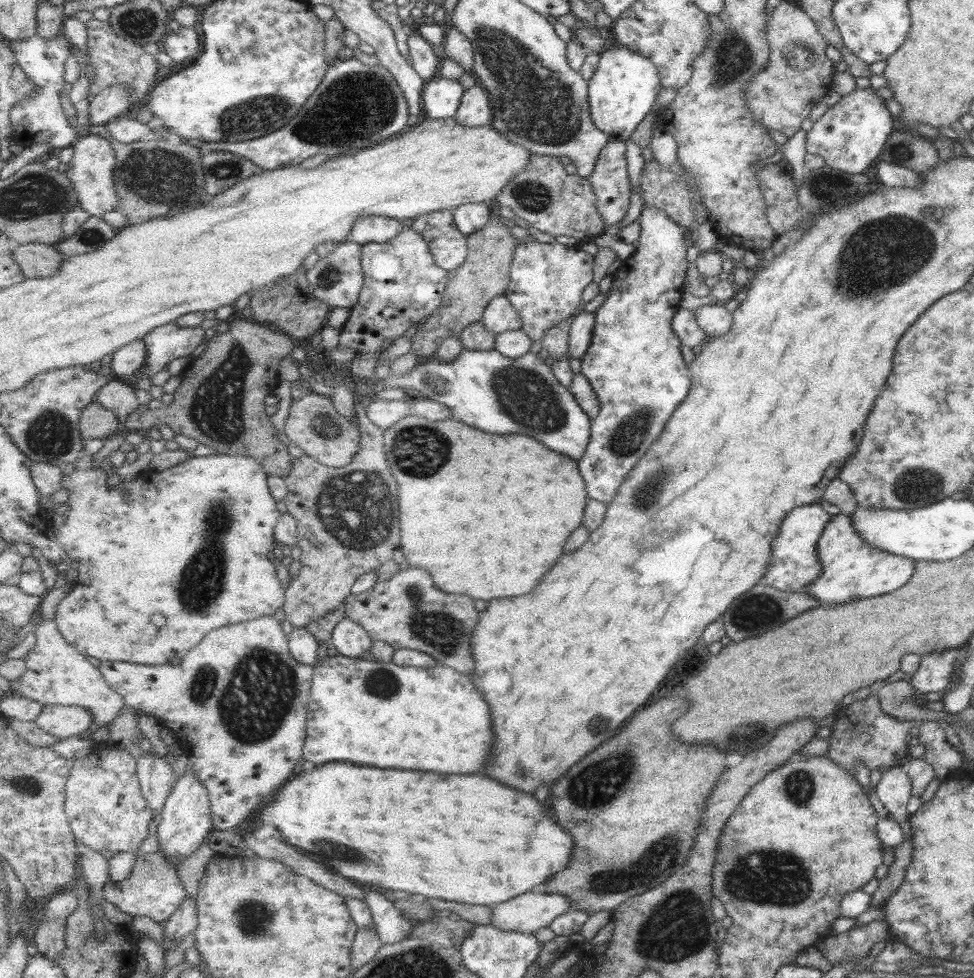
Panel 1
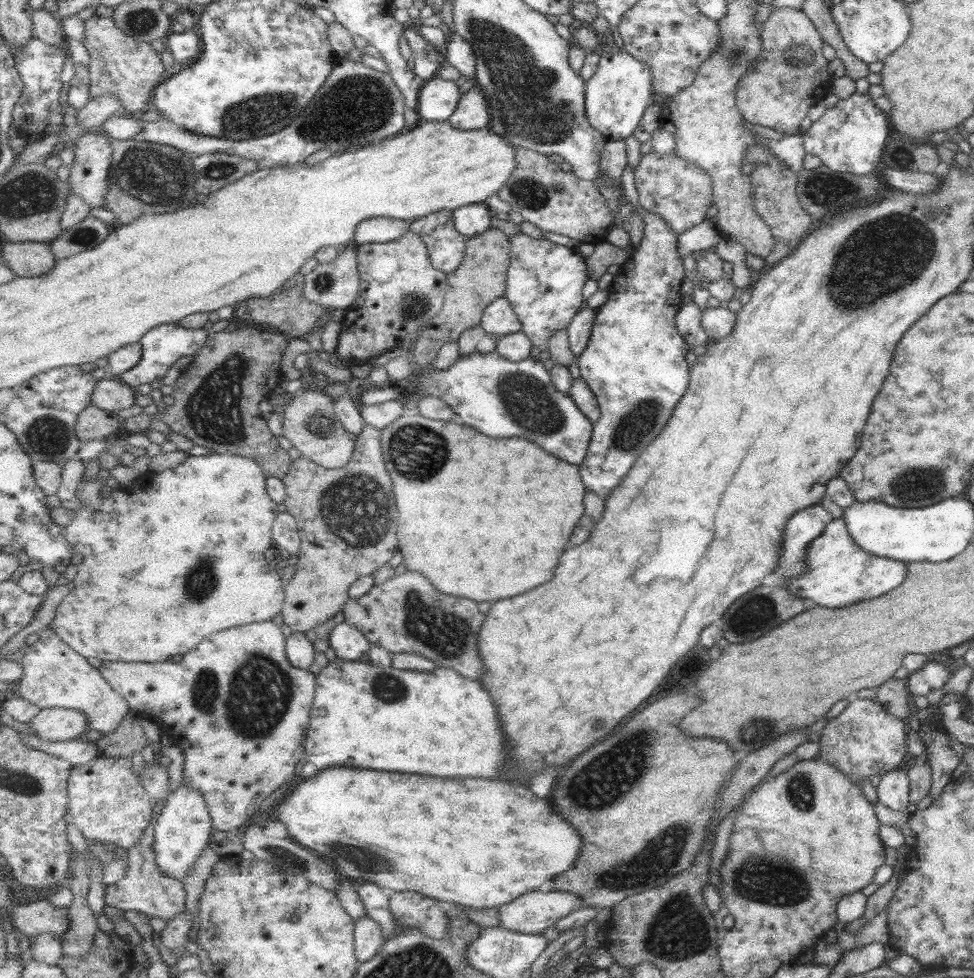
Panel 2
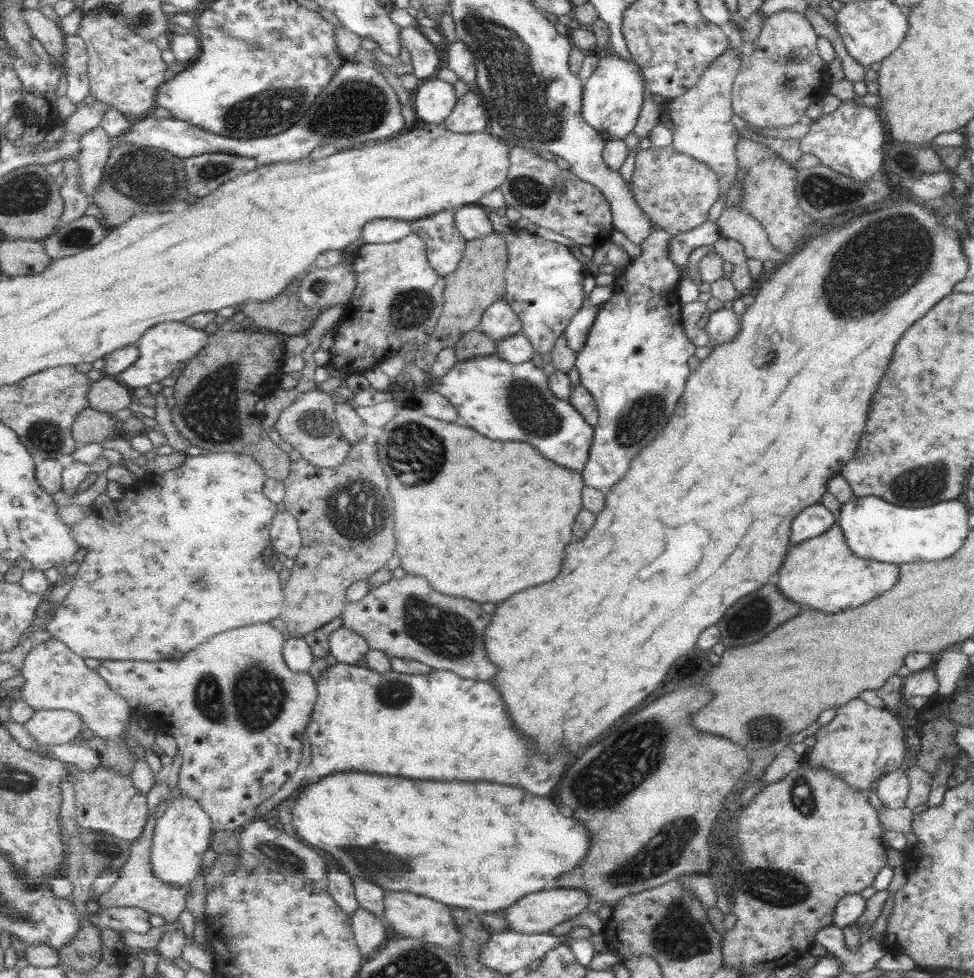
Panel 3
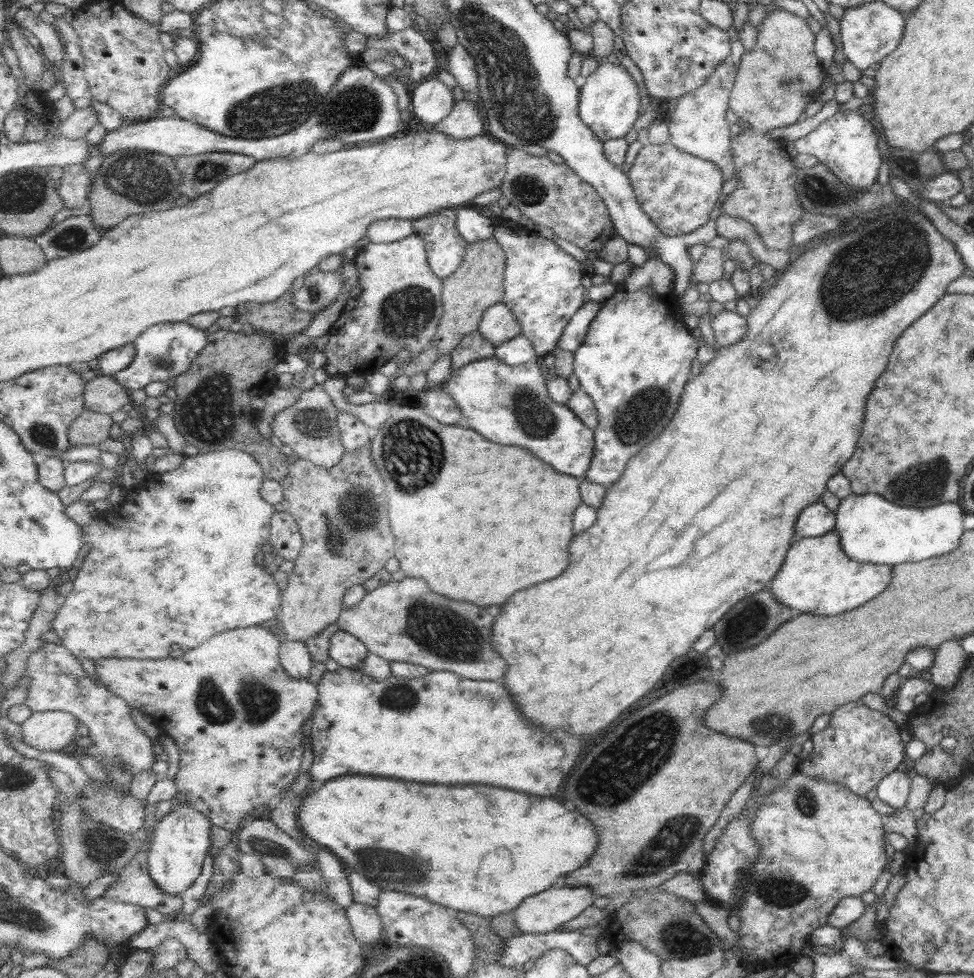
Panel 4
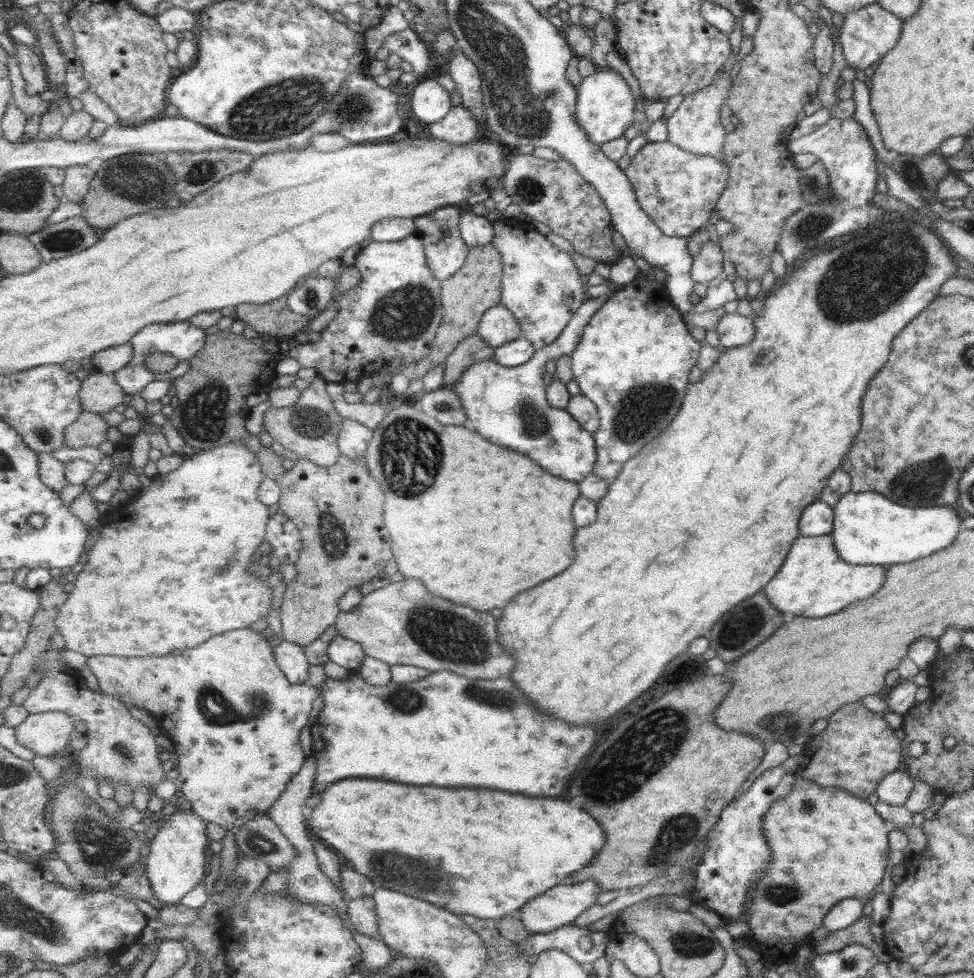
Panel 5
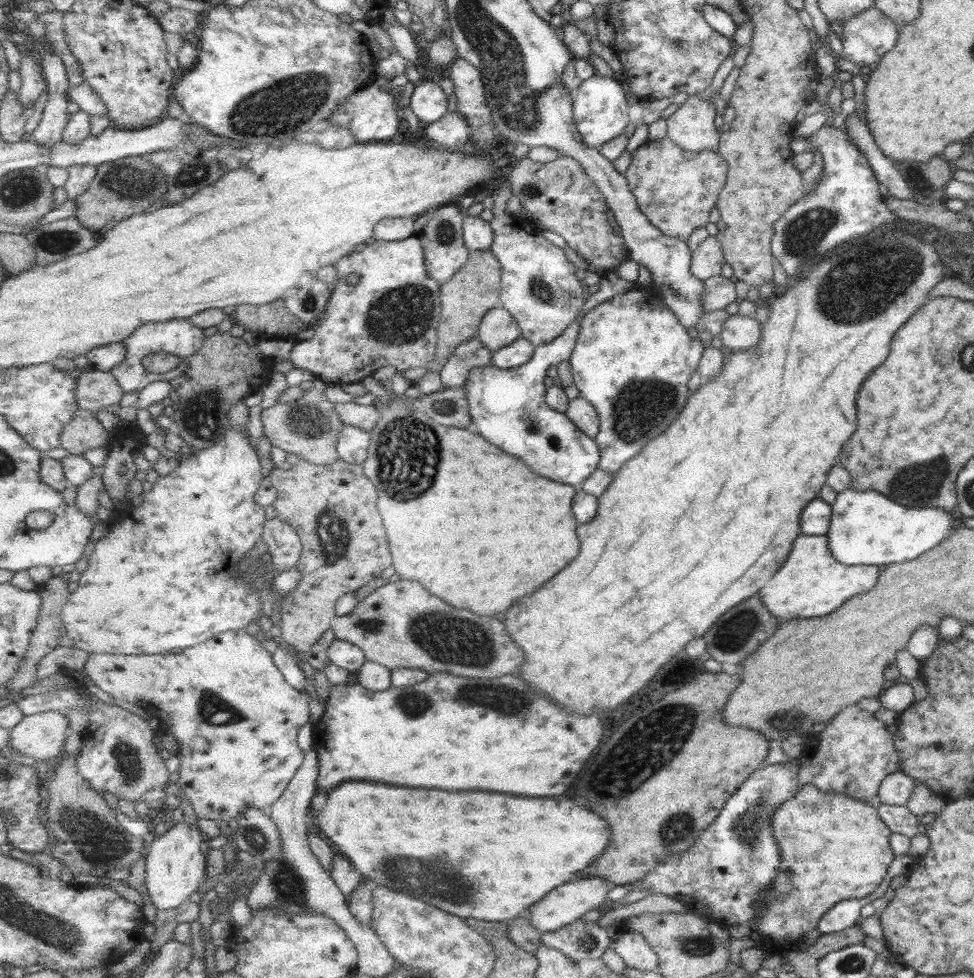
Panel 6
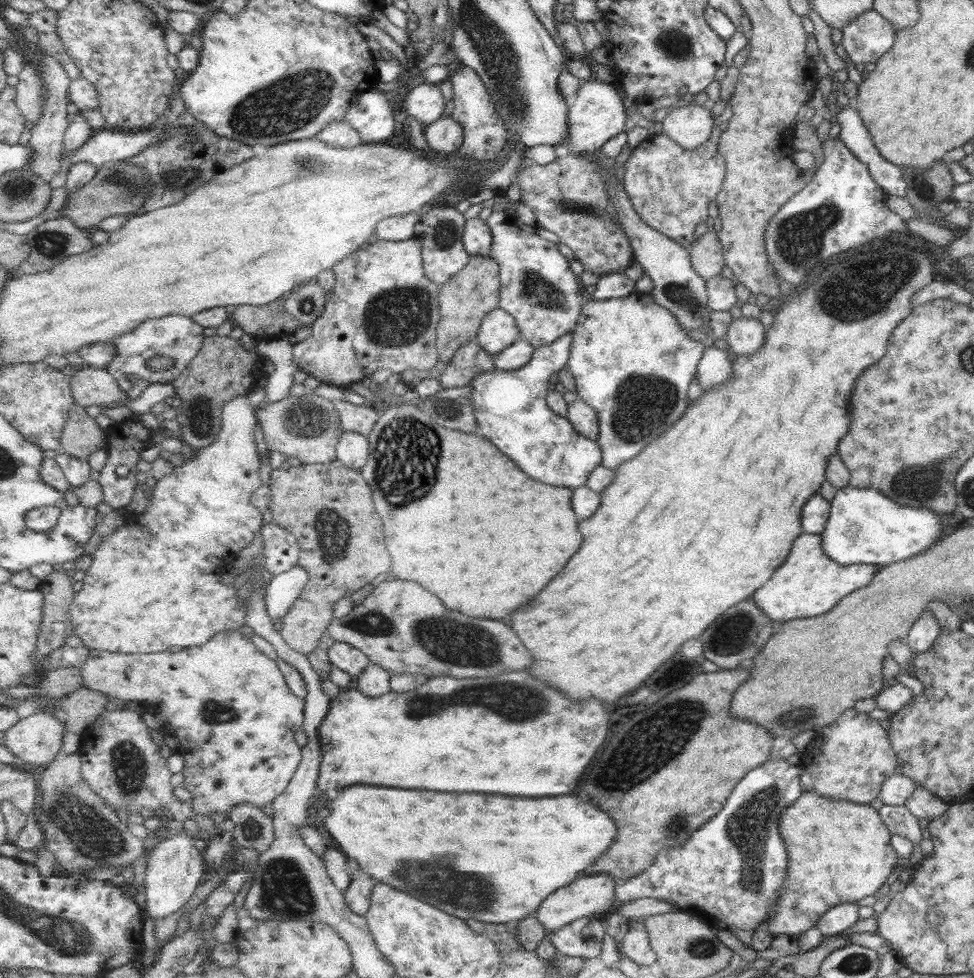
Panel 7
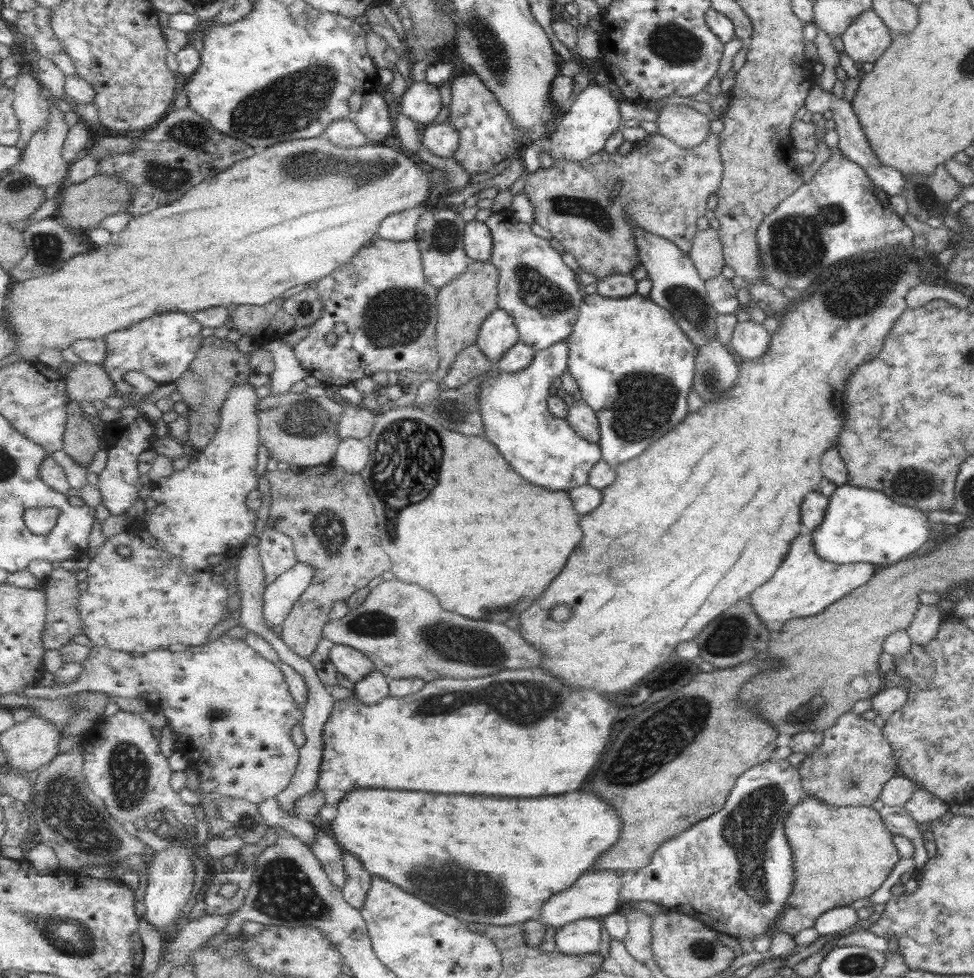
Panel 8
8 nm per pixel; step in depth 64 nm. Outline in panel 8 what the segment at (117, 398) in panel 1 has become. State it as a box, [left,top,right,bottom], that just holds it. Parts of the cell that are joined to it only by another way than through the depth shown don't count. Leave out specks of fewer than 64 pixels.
[66,362,118,408]

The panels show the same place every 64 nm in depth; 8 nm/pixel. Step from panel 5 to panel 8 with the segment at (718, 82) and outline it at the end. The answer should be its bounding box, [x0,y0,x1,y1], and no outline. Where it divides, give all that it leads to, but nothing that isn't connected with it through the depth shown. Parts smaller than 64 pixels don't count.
[656,105,710,148]

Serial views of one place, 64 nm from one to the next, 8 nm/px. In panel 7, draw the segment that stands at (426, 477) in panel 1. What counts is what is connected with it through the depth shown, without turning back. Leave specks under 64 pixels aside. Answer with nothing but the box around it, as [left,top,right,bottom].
[362,402,583,620]

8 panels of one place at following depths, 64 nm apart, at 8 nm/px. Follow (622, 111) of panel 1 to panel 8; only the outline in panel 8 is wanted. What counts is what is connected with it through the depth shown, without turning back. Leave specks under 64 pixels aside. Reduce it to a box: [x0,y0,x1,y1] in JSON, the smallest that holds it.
[546,80,624,161]

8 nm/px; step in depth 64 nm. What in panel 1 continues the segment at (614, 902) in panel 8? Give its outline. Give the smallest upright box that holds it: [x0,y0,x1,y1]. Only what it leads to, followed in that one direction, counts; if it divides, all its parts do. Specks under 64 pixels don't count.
[492,892,573,934]

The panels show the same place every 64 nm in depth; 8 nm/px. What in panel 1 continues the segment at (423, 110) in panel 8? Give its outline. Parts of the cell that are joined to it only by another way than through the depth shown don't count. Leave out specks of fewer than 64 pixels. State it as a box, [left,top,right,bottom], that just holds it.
[423,76,465,119]

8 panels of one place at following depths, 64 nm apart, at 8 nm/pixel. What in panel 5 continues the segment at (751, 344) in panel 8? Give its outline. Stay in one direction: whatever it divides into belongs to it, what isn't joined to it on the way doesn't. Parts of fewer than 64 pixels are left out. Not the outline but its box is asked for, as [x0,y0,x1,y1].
[714,313,753,349]

